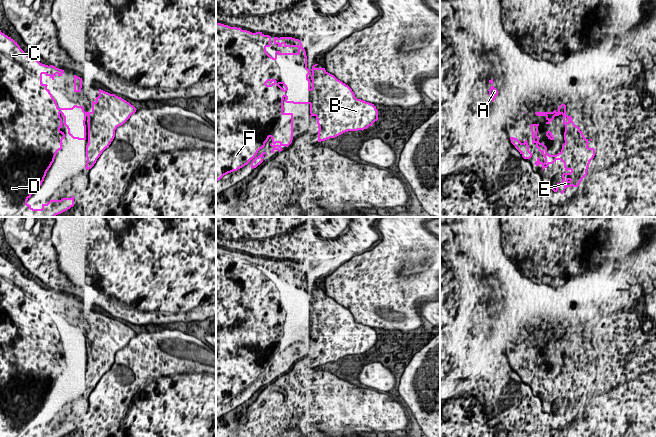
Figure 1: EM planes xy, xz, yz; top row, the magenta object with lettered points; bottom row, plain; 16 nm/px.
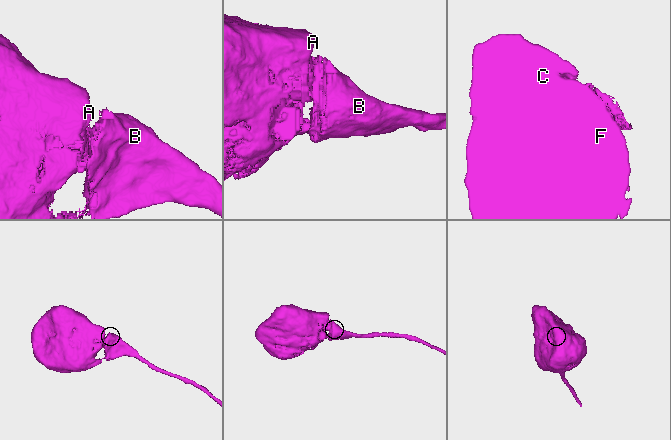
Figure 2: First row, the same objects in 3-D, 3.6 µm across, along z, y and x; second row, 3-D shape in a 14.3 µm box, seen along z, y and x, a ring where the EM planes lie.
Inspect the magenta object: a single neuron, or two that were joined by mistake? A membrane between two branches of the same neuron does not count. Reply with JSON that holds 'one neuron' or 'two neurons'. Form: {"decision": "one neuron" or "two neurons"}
{"decision": "one neuron"}

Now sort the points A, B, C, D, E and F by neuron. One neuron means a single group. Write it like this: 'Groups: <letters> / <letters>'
Groups: A B C D E F

